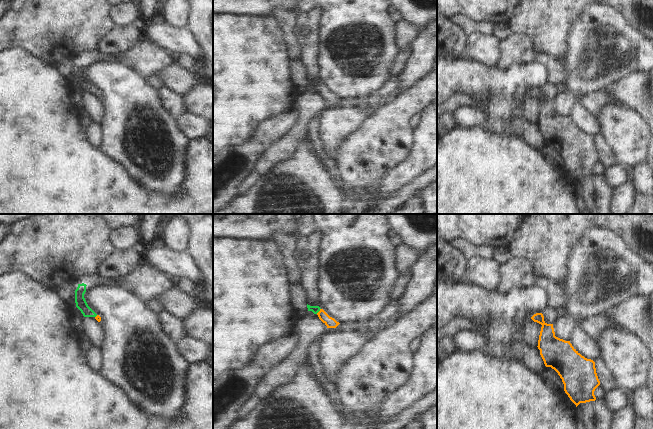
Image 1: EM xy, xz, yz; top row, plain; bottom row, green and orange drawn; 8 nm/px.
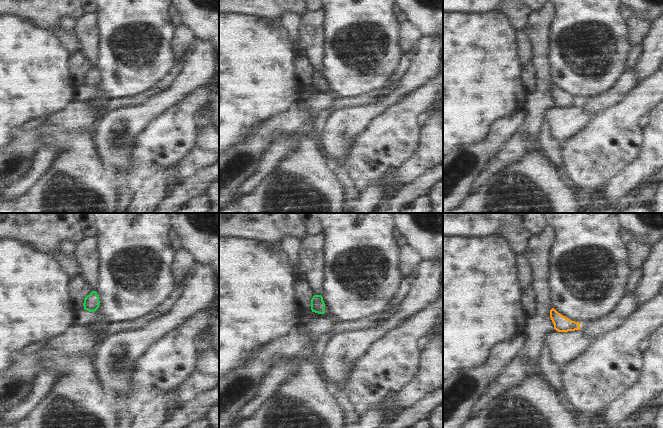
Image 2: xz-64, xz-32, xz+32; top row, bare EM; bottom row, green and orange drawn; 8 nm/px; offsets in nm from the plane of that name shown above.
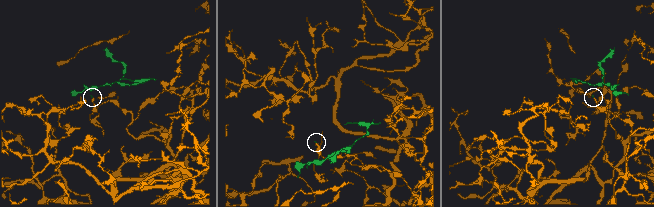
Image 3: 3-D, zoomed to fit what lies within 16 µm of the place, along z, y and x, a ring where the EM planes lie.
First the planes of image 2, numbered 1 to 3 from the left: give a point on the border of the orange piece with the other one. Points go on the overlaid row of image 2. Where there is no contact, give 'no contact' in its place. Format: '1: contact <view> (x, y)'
1: no contact
2: no contact
3: no contact

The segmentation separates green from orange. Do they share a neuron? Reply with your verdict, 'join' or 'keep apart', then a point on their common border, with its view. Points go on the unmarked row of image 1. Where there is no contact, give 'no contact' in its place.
join; meets green in xz at (318, 87)

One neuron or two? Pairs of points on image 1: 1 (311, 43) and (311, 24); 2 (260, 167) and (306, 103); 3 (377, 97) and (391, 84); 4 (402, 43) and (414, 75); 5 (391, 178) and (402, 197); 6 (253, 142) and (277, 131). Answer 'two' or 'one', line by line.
1: one
2: one
3: one
4: two
5: two
6: one

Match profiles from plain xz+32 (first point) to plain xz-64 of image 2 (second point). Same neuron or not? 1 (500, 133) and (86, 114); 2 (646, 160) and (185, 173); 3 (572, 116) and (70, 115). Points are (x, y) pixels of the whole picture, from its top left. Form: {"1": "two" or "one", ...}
{"1": "one", "2": "one", "3": "two"}

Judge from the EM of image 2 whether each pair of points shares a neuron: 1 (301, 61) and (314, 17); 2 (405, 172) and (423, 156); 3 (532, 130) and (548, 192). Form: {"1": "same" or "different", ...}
{"1": "different", "2": "same", "3": "different"}

